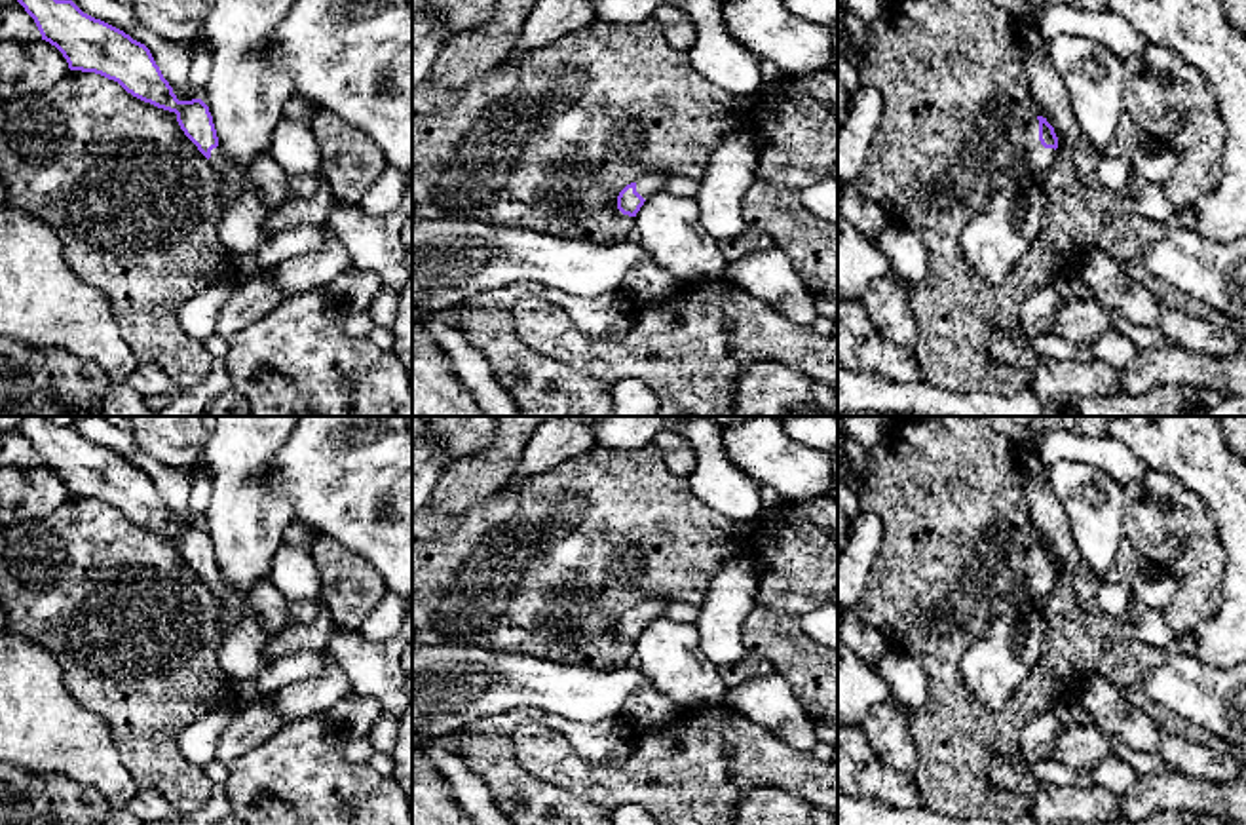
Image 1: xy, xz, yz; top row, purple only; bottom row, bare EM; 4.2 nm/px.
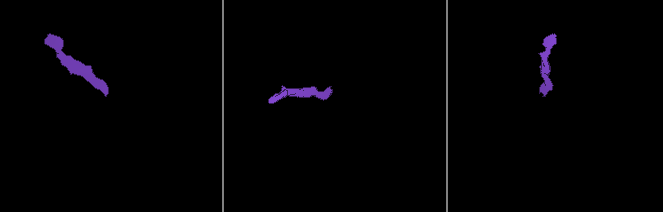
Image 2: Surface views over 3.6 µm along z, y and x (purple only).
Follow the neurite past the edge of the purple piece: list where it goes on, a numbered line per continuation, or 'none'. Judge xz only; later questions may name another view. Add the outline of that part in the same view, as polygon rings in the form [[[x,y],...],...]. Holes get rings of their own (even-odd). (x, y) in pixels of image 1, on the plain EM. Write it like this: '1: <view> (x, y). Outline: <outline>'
1: xz (650, 609). Outline: [[[646,599],[634,606],[636,618],[648,625],[651,620],[665,616],[667,603],[663,599]]]

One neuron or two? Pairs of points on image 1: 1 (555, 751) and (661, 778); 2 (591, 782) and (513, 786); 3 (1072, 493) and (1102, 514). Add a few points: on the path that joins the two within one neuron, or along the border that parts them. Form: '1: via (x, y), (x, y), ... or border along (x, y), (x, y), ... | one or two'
1: via (582, 778), (635, 778) | one
2: border along (525, 768), (593, 803) | two
3: via (1079, 495), (1094, 508) | one

